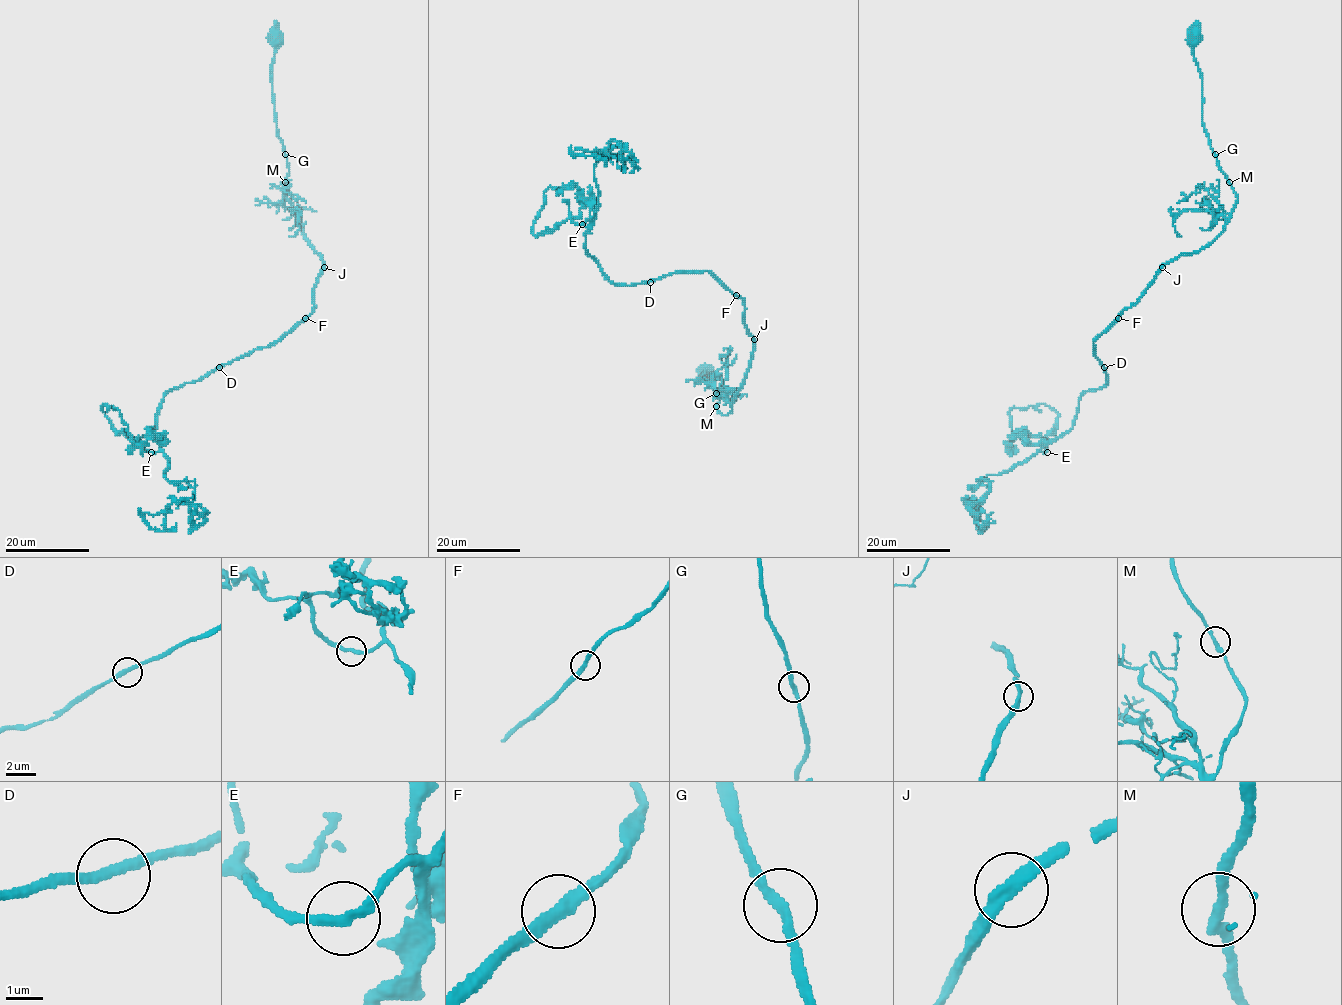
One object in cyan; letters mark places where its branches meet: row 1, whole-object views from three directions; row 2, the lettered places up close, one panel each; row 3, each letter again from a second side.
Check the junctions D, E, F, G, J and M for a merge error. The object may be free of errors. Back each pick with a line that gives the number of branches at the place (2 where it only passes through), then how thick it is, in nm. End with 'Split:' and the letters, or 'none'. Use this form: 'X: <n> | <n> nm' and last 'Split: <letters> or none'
Split: none

